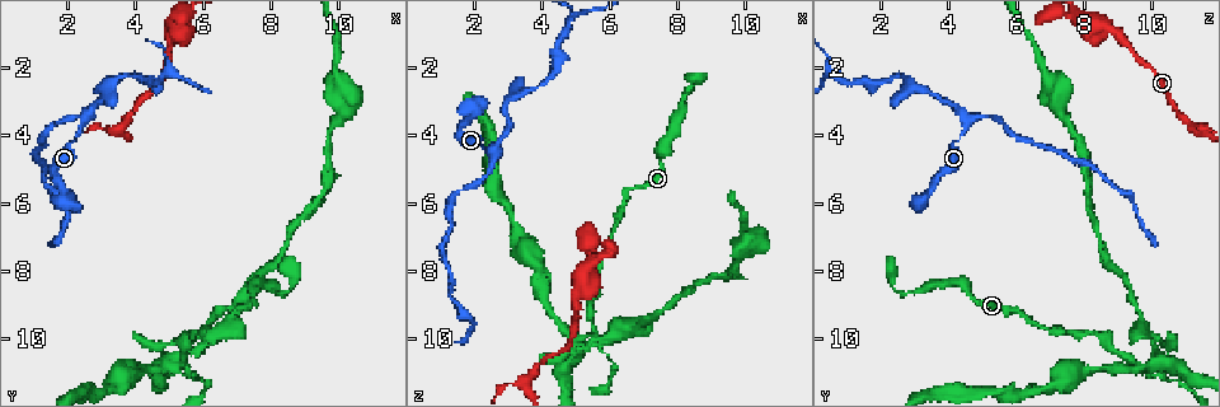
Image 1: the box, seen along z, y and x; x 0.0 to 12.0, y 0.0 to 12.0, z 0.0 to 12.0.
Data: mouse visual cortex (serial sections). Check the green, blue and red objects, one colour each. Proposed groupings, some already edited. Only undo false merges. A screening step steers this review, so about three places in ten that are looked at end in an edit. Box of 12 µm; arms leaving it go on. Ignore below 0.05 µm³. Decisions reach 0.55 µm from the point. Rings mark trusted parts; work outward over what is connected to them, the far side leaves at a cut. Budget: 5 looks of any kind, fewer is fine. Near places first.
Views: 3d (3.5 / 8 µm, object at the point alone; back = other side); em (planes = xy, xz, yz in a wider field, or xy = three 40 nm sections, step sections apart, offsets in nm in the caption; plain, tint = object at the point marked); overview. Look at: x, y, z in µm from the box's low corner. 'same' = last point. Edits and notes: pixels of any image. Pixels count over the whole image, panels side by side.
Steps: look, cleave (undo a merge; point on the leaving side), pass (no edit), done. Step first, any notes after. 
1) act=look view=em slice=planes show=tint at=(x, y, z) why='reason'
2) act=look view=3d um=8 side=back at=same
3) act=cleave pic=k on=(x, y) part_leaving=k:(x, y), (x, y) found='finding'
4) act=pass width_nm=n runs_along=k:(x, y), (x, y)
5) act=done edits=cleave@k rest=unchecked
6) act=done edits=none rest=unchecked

act=look view=3d um=3.5 at=(5.0, 10.9, 10.0) why='calibre changes'

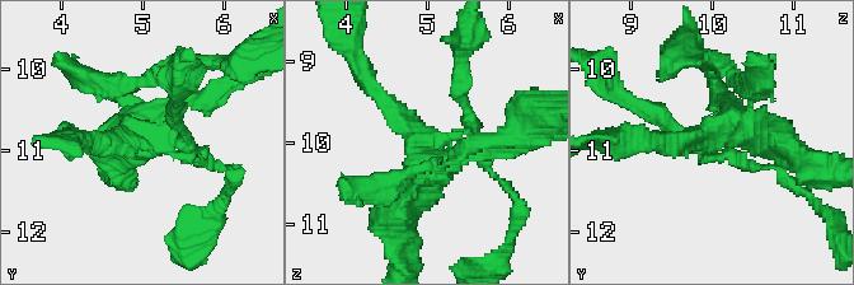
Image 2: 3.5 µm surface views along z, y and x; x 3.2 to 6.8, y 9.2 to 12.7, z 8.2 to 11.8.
act=look view=em slice=xy step=3 show=tint at=(5.05, 10.85, 10.05) why='now the EM'

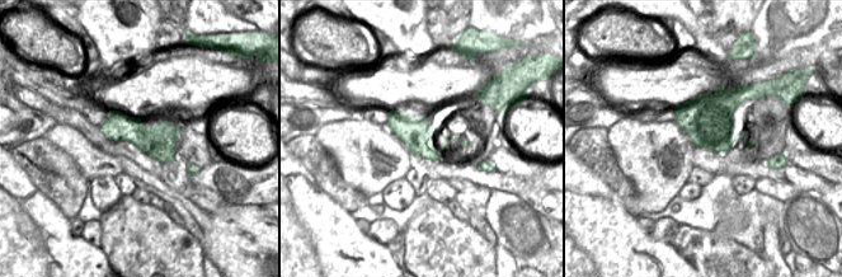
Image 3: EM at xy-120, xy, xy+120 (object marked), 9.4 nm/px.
act=cleave pic=2 on=(160, 112) part_leaving=2:(703, 152), (736, 120), (719, 97) found='a second cell is stuck on'

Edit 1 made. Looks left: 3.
act=look view=3d um=3.5 at=(2.5, 3.5, 4.6) why='sudden change in width'

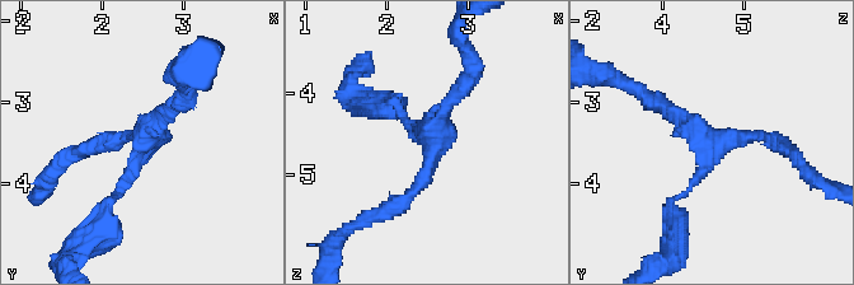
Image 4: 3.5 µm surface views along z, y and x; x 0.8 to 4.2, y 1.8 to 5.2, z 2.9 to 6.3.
act=look view=em slice=planes show=tint at=(2.55, 3.60, 4.60) arms=3 arm_widths_nm=100,150,200

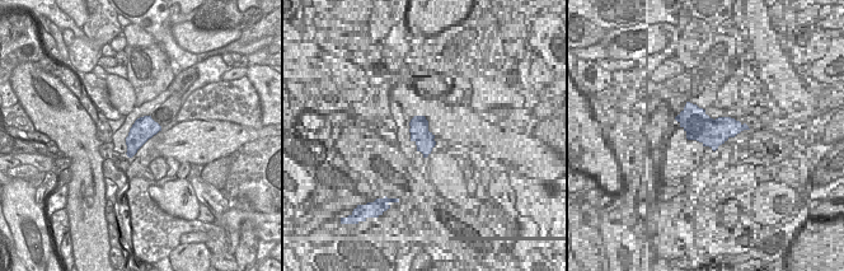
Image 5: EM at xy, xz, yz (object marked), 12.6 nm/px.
act=pass found='all the same cell'

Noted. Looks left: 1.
act=done edits=cleave@2 rest=unchecked

